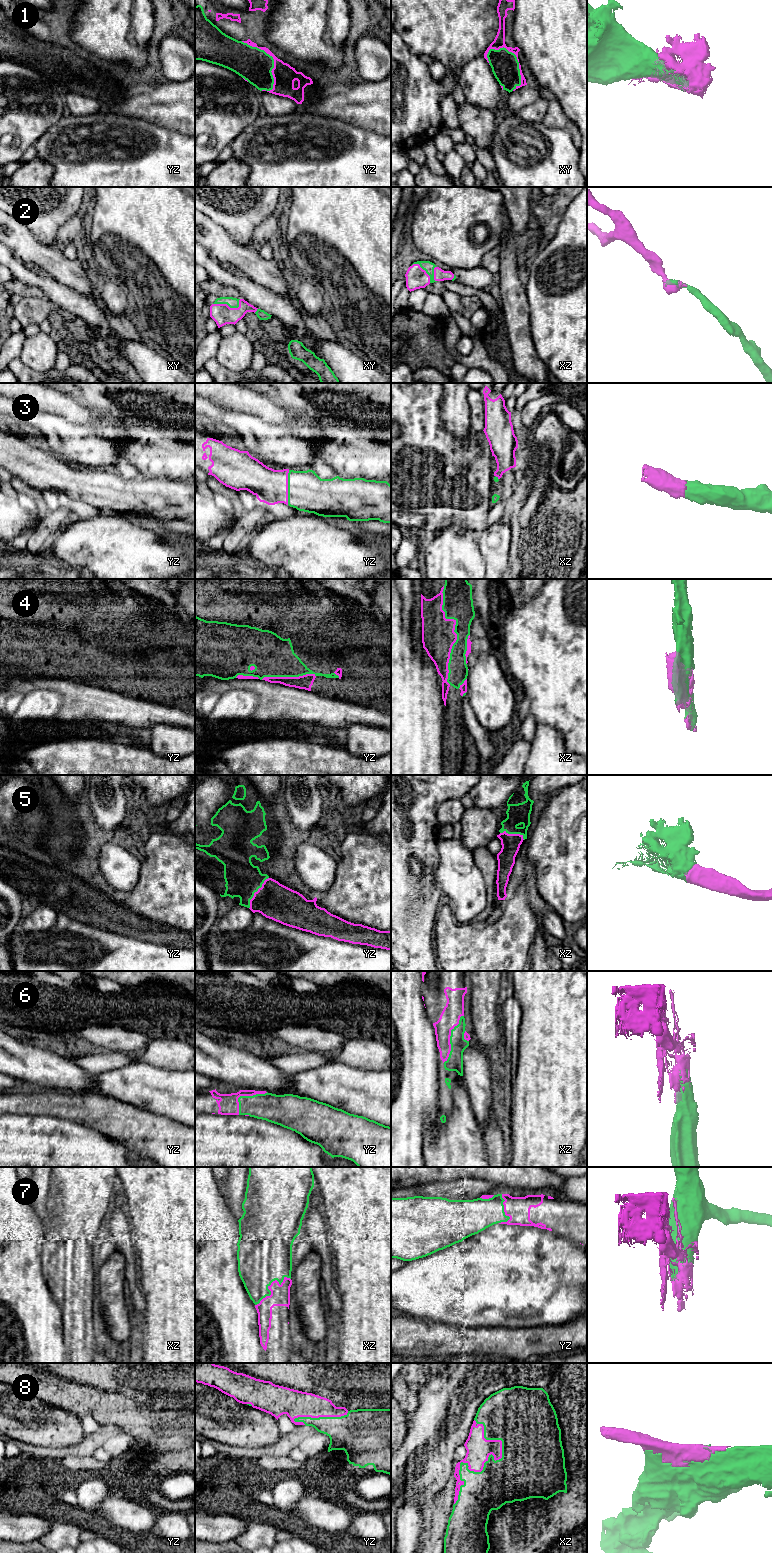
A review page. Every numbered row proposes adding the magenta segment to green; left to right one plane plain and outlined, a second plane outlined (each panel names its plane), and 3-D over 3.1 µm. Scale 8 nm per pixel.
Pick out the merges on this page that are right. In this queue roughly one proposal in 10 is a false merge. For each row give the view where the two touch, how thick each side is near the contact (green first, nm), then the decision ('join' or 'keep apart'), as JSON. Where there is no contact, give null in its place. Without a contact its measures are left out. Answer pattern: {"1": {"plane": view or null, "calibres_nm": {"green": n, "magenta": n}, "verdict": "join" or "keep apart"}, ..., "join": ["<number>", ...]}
{"1": {"plane": "xy", "calibres_nm": {"green": 220, "magenta": 100}, "verdict": "join"}, "2": {"plane": "xy", "calibres_nm": {"green": 80, "magenta": 170}, "verdict": "join"}, "3": {"plane": "yz", "calibres_nm": {"green": 320, "magenta": 280}, "verdict": "join"}, "4": {"plane": "xz", "calibres_nm": {"green": 240, "magenta": 260}, "verdict": "join"}, "5": {"plane": "yz", "calibres_nm": {"green": 280, "magenta": 300}, "verdict": "join"}, "6": {"plane": "xz", "calibres_nm": {"green": 130, "magenta": 160}, "verdict": "join"}, "7": {"plane": "xz", "calibres_nm": {"green": 440, "magenta": 160}, "verdict": "join"}, "8": {"plane": "xz", "calibres_nm": {"green": 360, "magenta": 190}, "verdict": "join"}, "join": ["1", "2", "3", "4", "5", "6", "7", "8"]}

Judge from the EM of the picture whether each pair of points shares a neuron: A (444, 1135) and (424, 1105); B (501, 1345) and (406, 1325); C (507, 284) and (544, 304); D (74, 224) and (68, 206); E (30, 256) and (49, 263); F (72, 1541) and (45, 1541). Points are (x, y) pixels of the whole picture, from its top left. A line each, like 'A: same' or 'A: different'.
A: different
B: same
C: different
D: different
E: same
F: same

